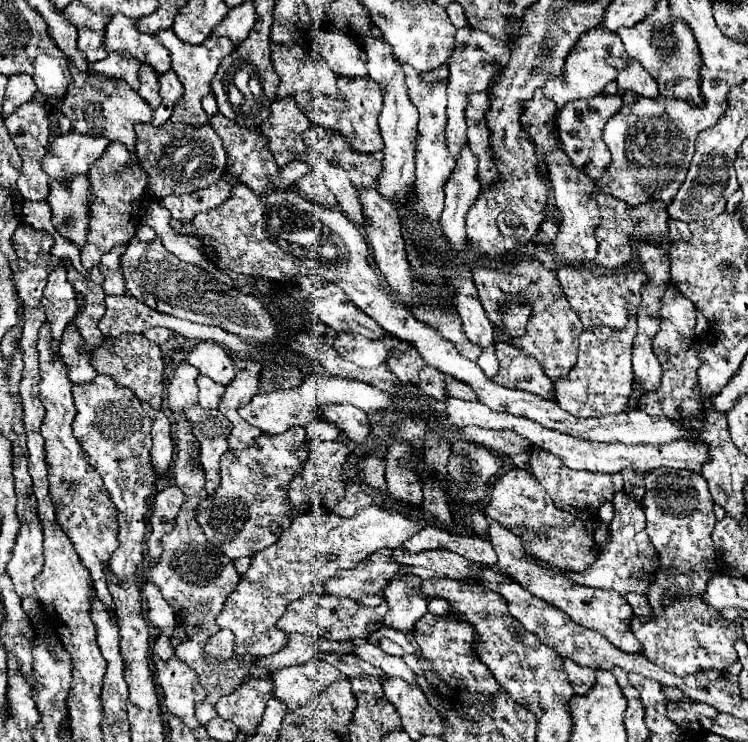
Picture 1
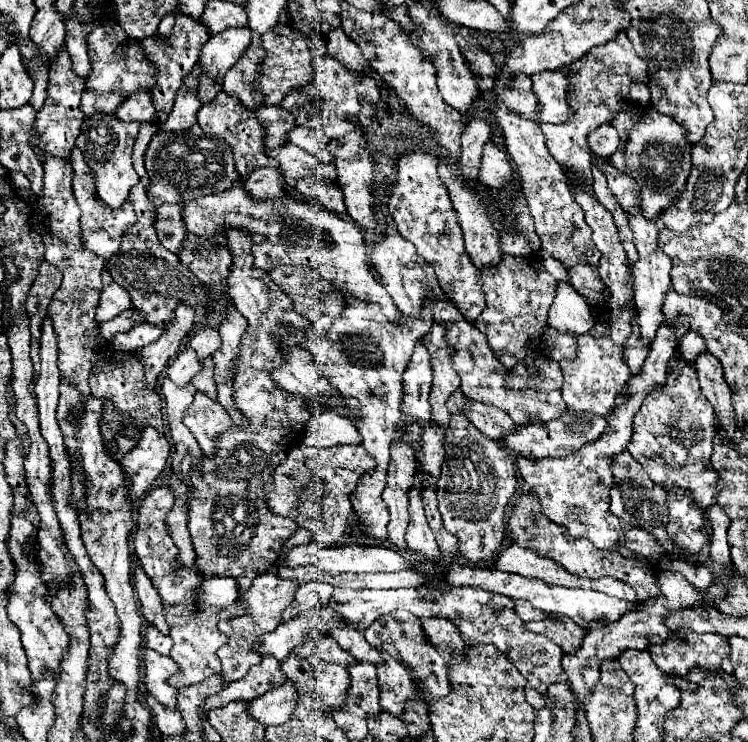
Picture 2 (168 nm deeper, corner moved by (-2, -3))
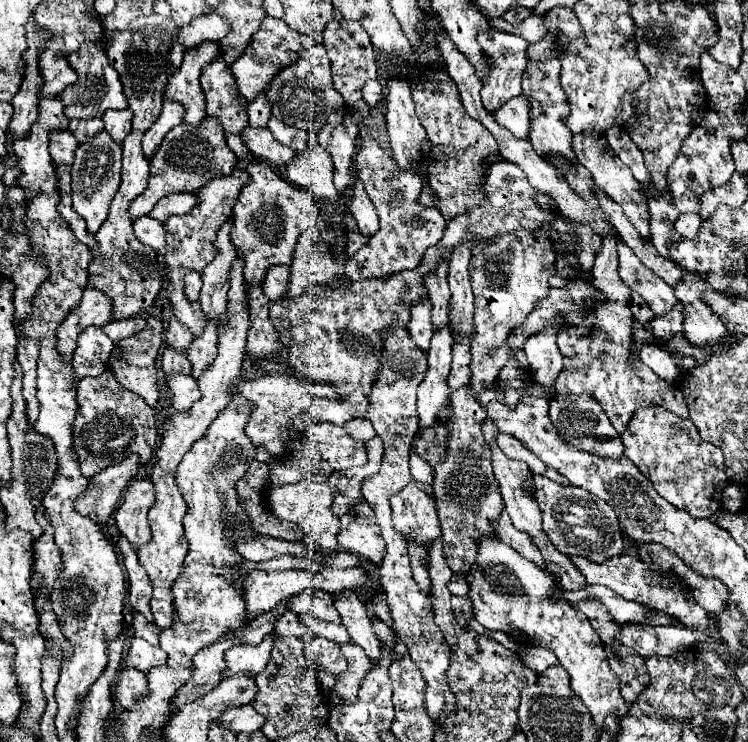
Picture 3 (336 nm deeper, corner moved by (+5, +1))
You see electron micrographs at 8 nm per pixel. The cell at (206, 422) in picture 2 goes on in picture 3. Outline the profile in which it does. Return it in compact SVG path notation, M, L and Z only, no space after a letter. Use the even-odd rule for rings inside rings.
M176 374L170 380L170 388L174 392L172 406L176 412L188 412L196 400L200 400L200 388L192 376Z

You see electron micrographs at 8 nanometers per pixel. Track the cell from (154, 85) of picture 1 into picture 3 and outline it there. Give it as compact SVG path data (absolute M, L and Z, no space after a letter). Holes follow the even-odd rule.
M108 110L108 112L104 112L102 120L104 120L104 130L108 130L118 144L122 144L130 132L130 126L132 126L130 124L132 122L130 110L120 110L120 112Z

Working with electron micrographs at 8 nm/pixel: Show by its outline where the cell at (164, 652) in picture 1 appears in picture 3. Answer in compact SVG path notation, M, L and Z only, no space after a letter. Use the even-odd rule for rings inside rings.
M134 614L132 630L134 630L134 636L144 638L144 640L146 640L148 644L152 644L152 646L158 646L158 634L160 634L160 628L156 628L156 624L146 622L146 618L144 618L144 616Z

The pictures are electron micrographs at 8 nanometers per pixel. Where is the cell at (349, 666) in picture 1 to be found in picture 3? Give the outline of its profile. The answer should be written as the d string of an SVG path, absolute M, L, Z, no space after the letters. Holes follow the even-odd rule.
M292 610L284 612L284 616L280 616L280 620L276 622L276 628L274 632L278 636L296 636L296 638L302 638L302 624L300 624L300 616Z

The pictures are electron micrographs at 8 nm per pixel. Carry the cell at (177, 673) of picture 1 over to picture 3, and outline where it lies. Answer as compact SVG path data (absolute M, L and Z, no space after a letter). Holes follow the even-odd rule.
M132 638L130 650L126 654L126 666L132 666L146 674L150 668L154 668L158 664L166 664L166 654L162 652L162 648L150 646L142 638Z

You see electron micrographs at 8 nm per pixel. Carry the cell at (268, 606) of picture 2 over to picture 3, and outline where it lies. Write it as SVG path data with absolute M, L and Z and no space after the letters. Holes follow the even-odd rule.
M222 640L218 644L212 644L208 648L202 648L194 658L194 676L172 696L172 702L176 706L184 706L192 700L198 700L200 696L212 692L220 680L224 678L224 652L232 646L240 644L240 640Z

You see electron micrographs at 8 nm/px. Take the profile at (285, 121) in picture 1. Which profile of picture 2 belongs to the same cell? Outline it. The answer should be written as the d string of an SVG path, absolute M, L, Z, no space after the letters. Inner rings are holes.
M259 106L257 120L265 128L265 146L277 148L287 142L287 132L297 126L295 118L281 106Z

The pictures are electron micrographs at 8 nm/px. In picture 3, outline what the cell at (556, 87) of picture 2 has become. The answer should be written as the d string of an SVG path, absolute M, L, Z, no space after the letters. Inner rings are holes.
M524 96L508 100L502 108L494 112L498 124L506 126L516 138L528 138L530 124L532 124L532 108L528 108L528 100Z

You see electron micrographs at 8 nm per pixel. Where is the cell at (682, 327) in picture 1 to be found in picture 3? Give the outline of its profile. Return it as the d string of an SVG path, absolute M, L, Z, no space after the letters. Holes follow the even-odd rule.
M658 404L644 406L632 414L632 420L620 438L624 444L624 454L670 504L690 512L696 518L708 518L720 508L722 492L728 486L724 456L720 448L700 440L700 434L690 418L680 418Z

